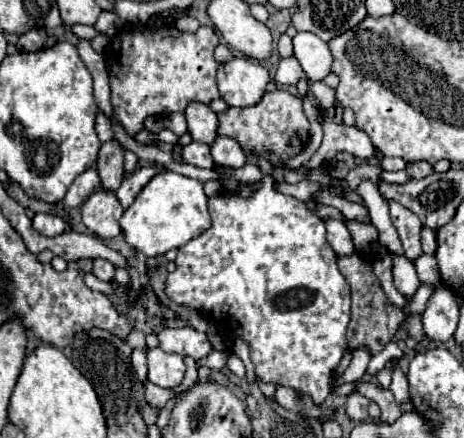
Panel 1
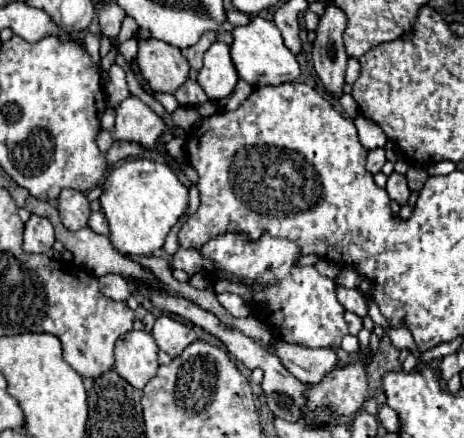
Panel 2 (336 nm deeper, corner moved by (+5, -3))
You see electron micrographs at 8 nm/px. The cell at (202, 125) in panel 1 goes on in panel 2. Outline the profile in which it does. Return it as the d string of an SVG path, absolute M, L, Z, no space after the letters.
M140 40L138 66L154 92L174 94L190 74L190 66L178 48L160 40Z

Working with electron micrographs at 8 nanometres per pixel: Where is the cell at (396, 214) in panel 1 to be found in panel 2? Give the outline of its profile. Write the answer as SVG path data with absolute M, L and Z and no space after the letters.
M392 172L388 176L388 184L386 184L386 192L390 196L390 200L398 202L400 206L404 206L408 202L408 196L410 196L410 188L406 184L406 178L402 174L396 174Z

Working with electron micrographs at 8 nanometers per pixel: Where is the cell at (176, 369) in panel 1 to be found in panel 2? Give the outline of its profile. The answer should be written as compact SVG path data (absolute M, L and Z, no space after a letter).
M132 330L116 344L118 374L134 388L144 388L158 372L158 346L144 330Z

